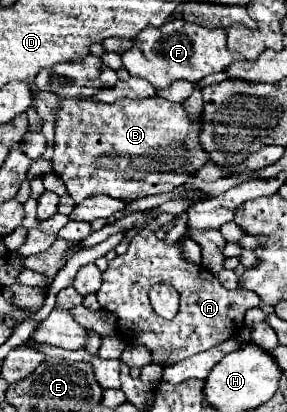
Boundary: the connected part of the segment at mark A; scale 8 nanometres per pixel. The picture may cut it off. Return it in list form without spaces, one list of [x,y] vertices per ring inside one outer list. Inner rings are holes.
[[[150,229],[136,233],[128,251],[110,261],[108,269],[102,273],[102,287],[96,297],[104,311],[116,315],[118,335],[130,345],[144,345],[152,353],[152,363],[162,367],[174,365],[230,339],[244,325],[244,313],[261,304],[252,291],[244,291],[242,287],[234,291],[224,289],[210,271],[204,271],[204,267],[182,257],[180,241],[170,247],[166,241],[156,239]],[[156,283],[172,283],[180,293],[180,311],[172,321],[166,321],[152,311],[148,291]]]

